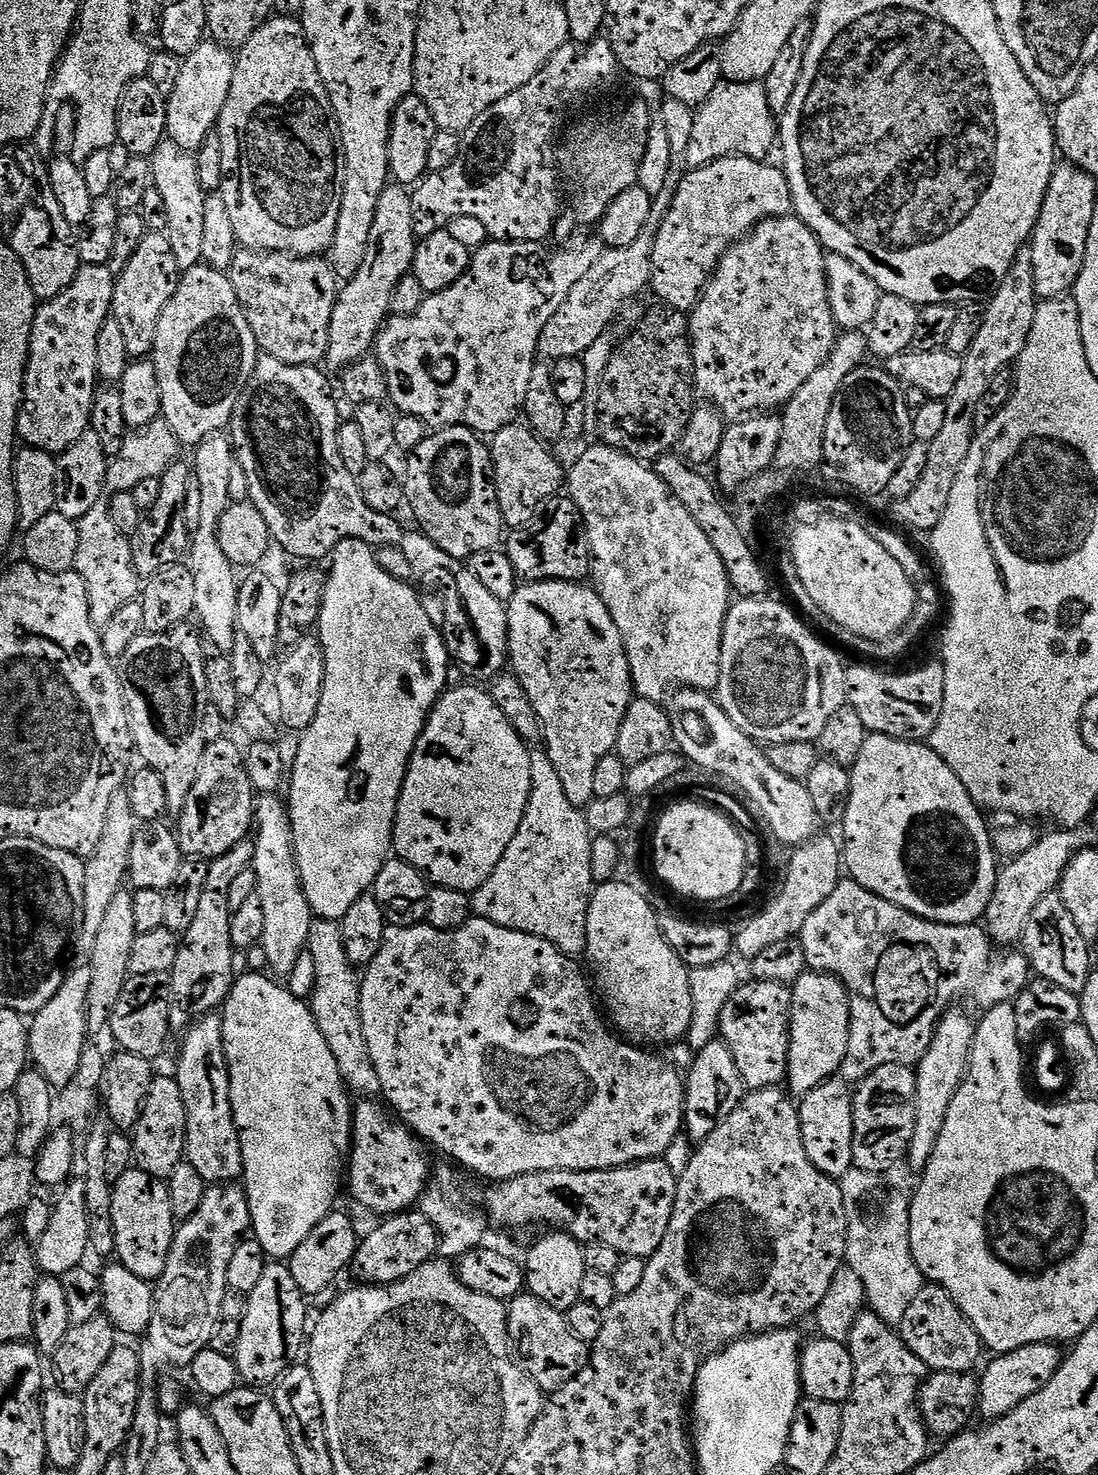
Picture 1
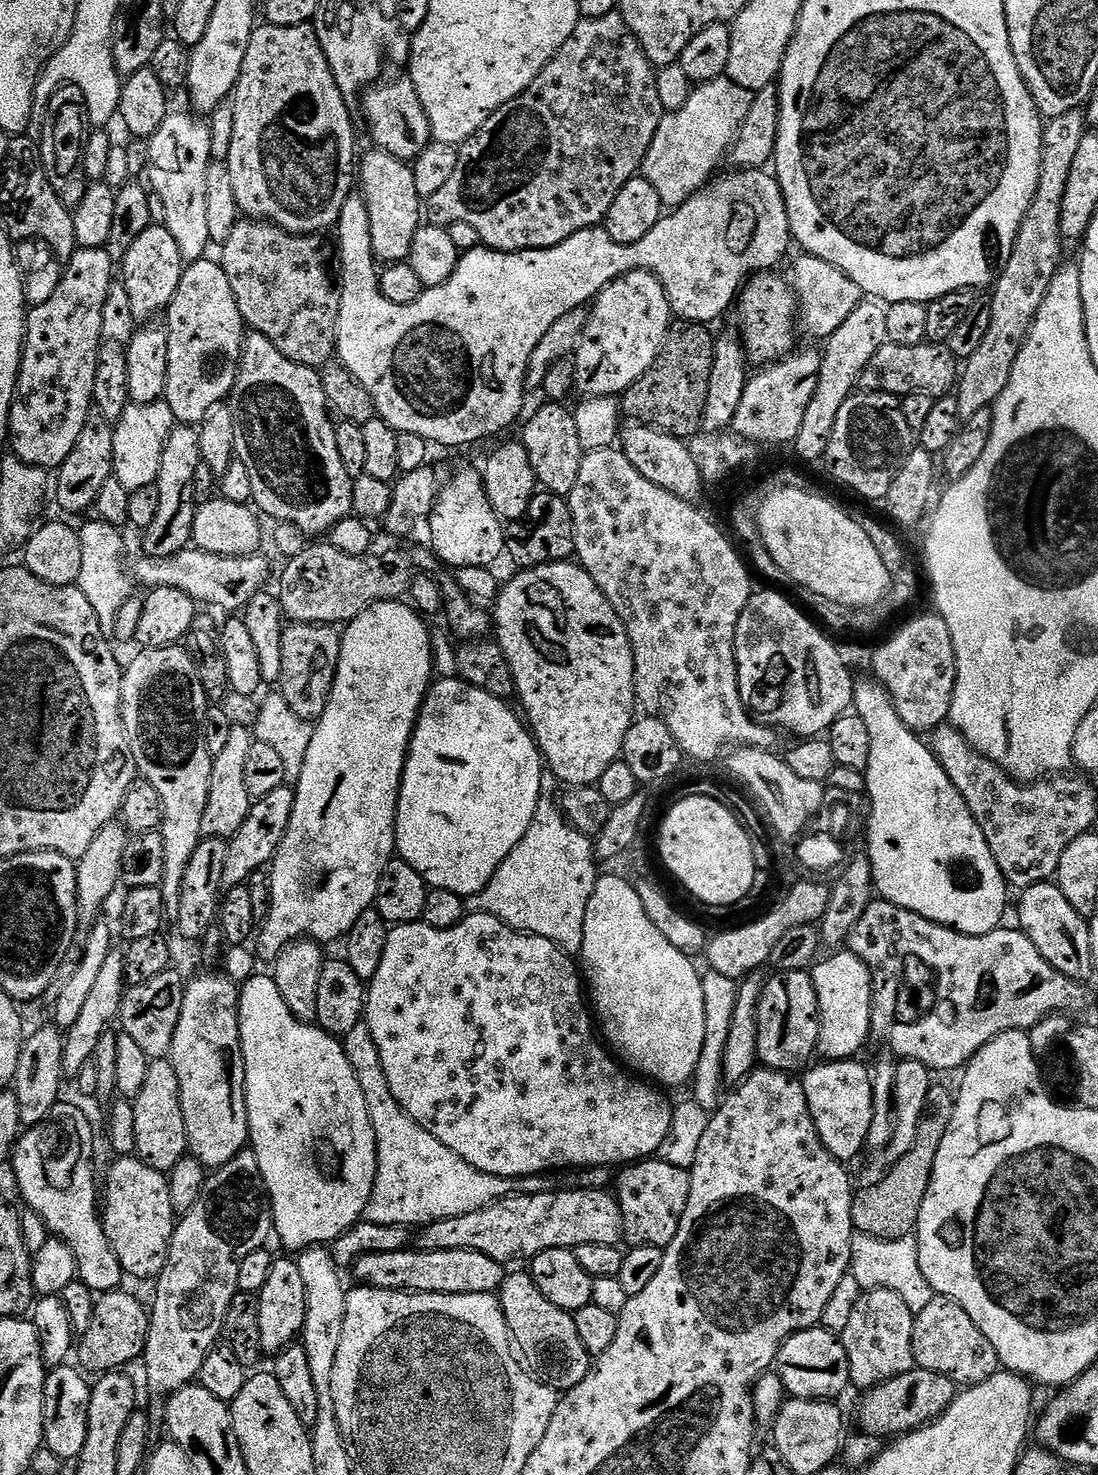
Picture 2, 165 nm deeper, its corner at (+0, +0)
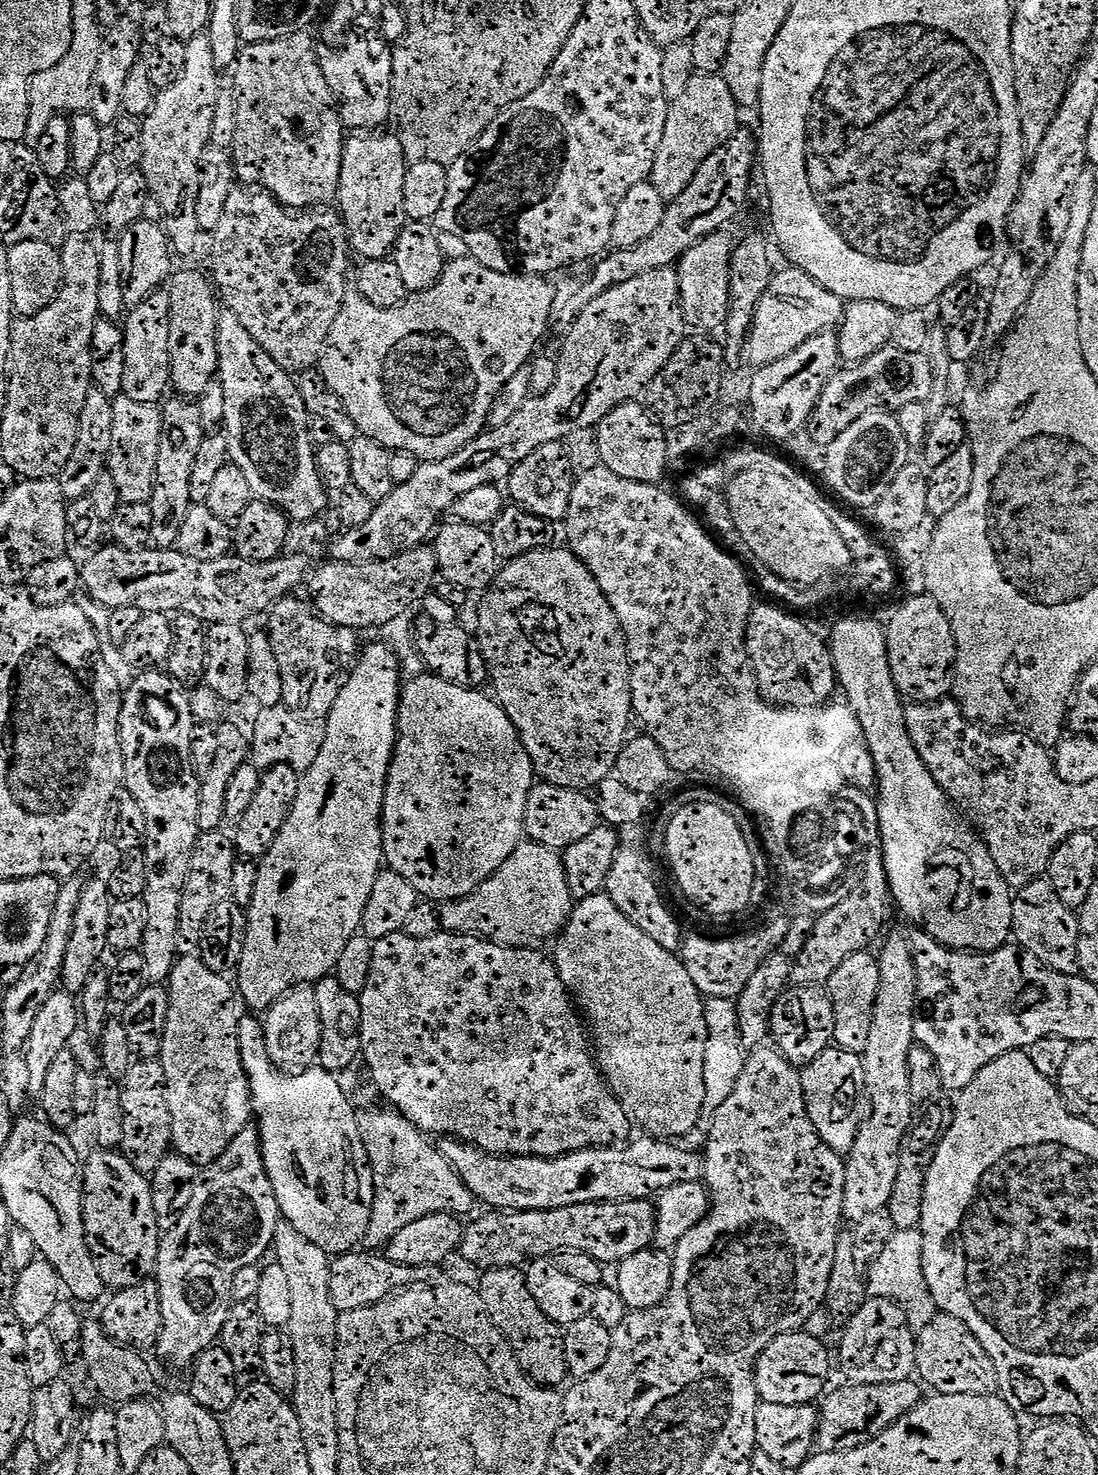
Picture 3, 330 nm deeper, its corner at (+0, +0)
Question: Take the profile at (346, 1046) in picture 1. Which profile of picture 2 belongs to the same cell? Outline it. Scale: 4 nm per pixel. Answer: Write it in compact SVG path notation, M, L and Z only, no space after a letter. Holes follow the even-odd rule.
M367 1023L356 1024L343 1036L342 1043L346 1058L358 1078L358 1086L362 1088L370 1126L376 1139L376 1181L363 1214L367 1223L378 1226L427 1226L446 1218L474 1214L507 1196L533 1196L543 1192L595 1188L608 1190L613 1187L614 1172L609 1166L568 1170L561 1175L564 1177L560 1181L556 1181L552 1174L525 1176L515 1180L471 1168L462 1157L454 1154L454 1150L442 1146L434 1134L430 1134L404 1113L386 1082L382 1058L378 1054L378 1046L374 1046L374 1038Z

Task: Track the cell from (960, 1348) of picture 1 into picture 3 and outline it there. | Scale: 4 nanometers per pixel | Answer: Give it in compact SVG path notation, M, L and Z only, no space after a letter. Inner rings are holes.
M937 1314L924 1328L919 1329L916 1337L916 1372L919 1379L925 1385L928 1383L932 1387L929 1389L937 1393L983 1393L996 1384L994 1362L990 1354L982 1350L982 1342L974 1338L970 1326L966 1326L958 1318L943 1314Z

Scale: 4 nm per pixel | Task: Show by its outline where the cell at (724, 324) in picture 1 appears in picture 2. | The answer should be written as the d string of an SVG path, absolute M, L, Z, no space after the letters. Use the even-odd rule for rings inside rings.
M756 274L743 285L738 297L740 308L739 335L744 345L744 355L749 365L767 366L783 360L797 347L798 309L796 293L792 291L787 279L779 280L776 274Z

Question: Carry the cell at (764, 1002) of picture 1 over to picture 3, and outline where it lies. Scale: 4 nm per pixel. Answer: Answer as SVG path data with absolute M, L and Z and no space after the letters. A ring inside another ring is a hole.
M804 982L808 984L796 984L785 987L779 998L772 1007L772 1026L770 1029L771 1039L775 1047L780 1049L786 1059L797 1066L808 1064L828 1048L834 1040L834 1006L832 999L828 997L828 989L820 982Z

